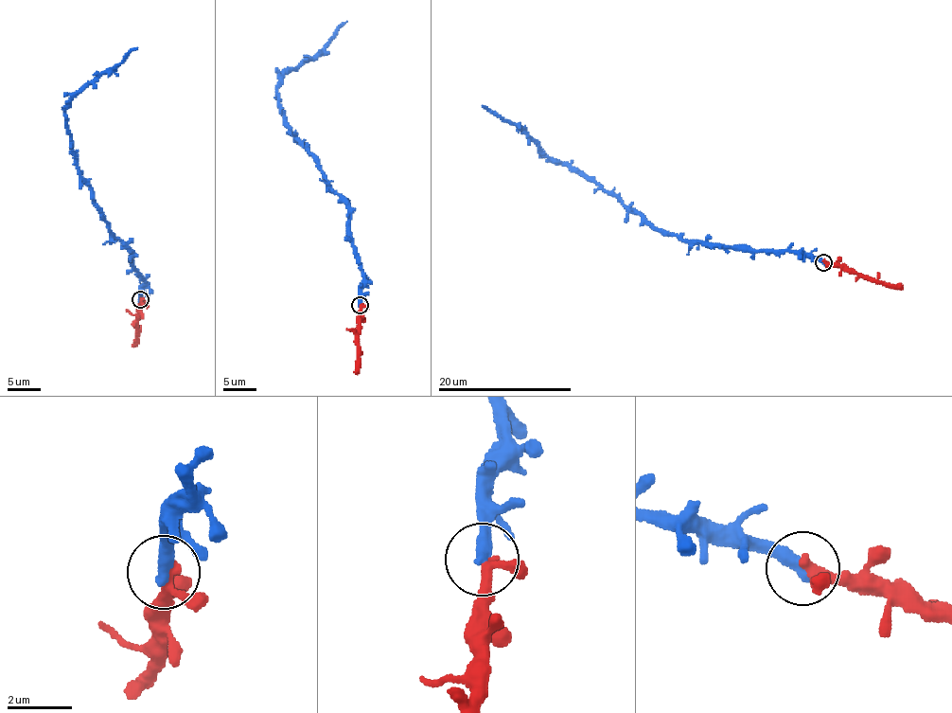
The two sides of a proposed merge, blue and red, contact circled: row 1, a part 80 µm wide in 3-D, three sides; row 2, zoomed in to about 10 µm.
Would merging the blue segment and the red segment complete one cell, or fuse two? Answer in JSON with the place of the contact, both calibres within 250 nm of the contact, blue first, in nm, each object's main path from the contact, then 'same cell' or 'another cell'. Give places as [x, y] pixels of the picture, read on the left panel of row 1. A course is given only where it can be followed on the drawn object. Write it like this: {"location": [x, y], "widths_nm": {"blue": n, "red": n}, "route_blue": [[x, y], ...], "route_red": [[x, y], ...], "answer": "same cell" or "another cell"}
{"location": [140, 299], "widths_nm": {"blue": 440, "red": 280}, "route_blue": [[140, 299], [144, 281], [80, 174], [65, 113], [71, 100], [137, 47]], "route_red": [[140, 299], [137, 343], [133, 347]], "answer": "same cell"}

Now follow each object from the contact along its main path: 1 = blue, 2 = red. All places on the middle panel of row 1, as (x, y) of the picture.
1: (360, 305), (363, 274), (346, 201), (295, 137), (277, 93), (282, 75), (312, 57), (346, 21)
2: (360, 305), (359, 371), (356, 373)

